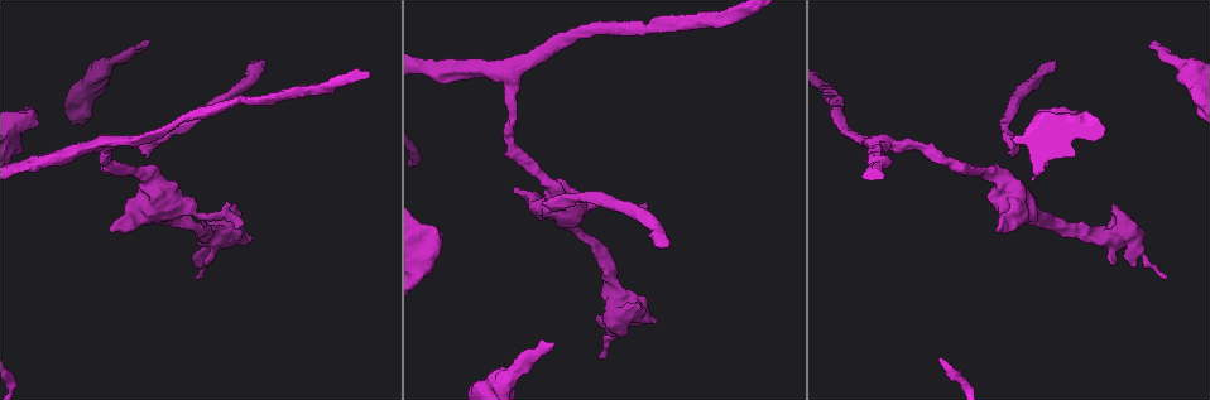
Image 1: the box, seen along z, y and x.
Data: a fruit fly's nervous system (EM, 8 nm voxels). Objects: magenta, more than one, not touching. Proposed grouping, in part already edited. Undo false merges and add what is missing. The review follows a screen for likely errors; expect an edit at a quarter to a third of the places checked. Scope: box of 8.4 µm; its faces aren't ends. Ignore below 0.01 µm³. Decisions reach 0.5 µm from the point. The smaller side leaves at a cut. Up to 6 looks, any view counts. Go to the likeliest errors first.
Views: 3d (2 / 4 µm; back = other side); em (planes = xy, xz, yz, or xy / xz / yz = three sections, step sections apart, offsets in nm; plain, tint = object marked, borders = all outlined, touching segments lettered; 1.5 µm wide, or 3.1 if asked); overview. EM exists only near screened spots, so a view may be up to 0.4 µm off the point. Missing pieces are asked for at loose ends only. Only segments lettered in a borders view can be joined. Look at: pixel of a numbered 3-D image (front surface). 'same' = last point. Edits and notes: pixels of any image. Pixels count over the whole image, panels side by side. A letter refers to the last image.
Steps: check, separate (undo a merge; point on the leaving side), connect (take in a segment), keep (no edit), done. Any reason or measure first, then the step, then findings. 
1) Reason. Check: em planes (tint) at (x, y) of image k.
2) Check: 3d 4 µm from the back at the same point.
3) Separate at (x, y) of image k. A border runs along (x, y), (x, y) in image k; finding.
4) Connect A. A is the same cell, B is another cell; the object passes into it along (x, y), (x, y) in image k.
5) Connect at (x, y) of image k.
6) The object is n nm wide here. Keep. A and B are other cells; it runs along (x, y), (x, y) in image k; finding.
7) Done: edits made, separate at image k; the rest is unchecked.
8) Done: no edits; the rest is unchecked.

Branch stops here. Check: 3d 4 µm from the back at (1151, 42) of image 1.

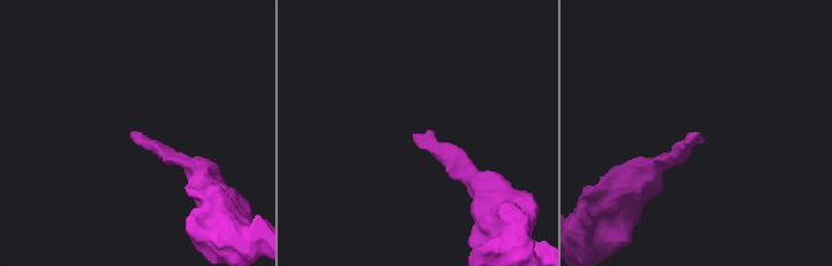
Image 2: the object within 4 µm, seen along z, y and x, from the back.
Now the EM. Check: em xy step 8 (borders) at (132, 133) of image 2.

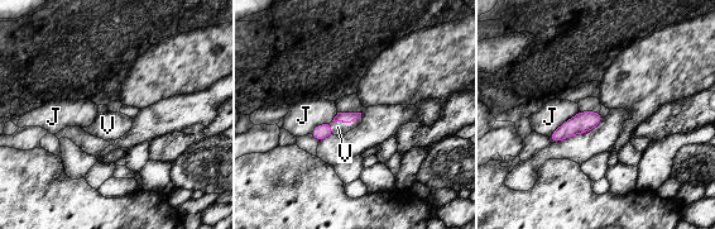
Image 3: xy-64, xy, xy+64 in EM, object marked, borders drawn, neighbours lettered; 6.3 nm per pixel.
The longest contact is with V, 240 nm. Connect V. V is the same cell, J is another cell; the neuron continues.

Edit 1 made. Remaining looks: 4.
Check: overview.

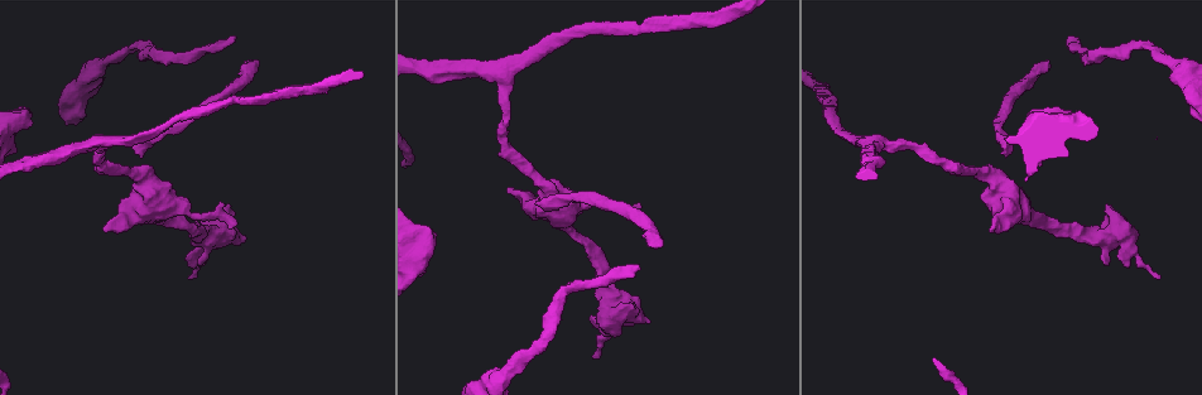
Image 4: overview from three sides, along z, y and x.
Branch stops here. Check: em planes (borders) at (592, 355) of image 4.

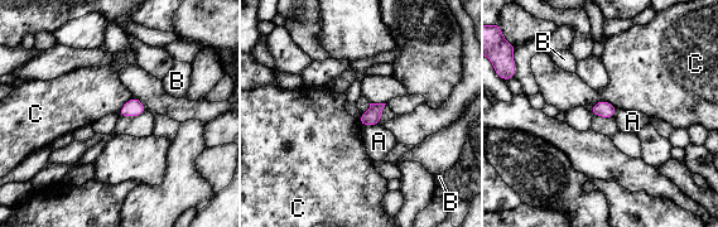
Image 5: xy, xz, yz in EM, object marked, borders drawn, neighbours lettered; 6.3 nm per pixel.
The object is 110 nm wide here. Keep. A, B and C are other cells; a border runs along (617, 107), (597, 101), (591, 112) in image 5; none of them fits.

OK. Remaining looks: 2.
An open end. Check: 3d 2 µm from the back at (636, 203) of image 4.

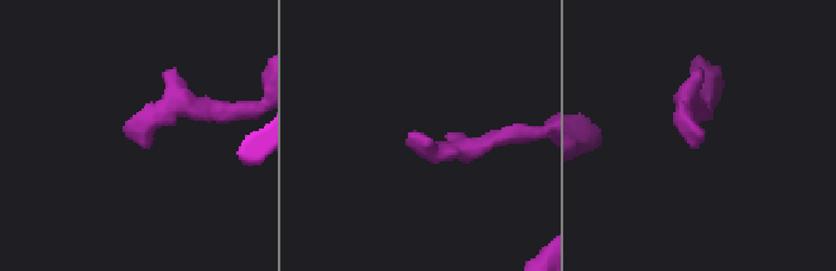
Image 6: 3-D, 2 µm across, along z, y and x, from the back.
Check: em xy step 4 (borders) at (136, 138) of image 6.

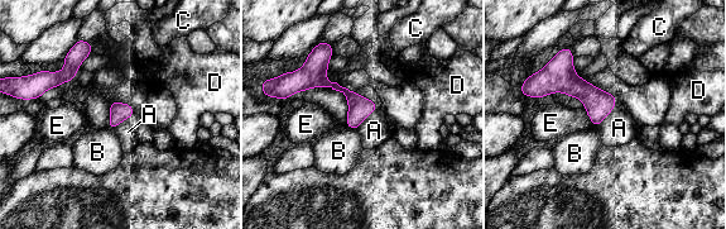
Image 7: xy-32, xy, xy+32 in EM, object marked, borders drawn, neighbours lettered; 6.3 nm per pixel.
Keep. A, B, C, D and E are other cells; it runs along (292, 90), (325, 82), (373, 106) in image 7; no lettered segment goes on from it.

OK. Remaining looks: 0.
Done: edits made, connect at image 3; the rest is unchecked.

